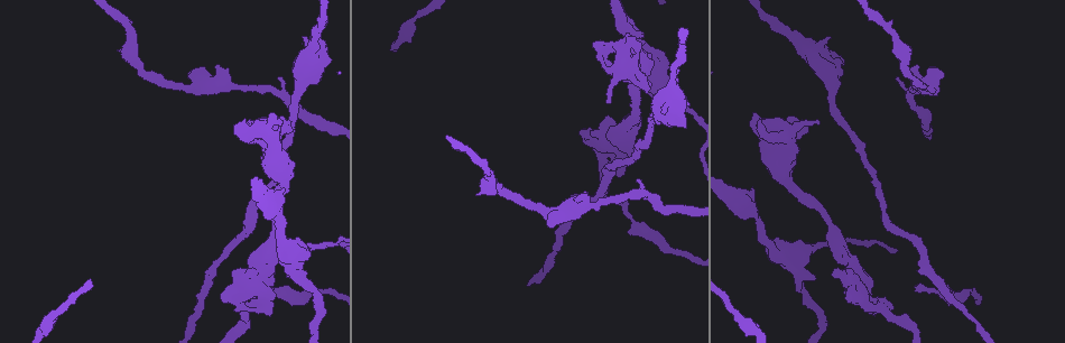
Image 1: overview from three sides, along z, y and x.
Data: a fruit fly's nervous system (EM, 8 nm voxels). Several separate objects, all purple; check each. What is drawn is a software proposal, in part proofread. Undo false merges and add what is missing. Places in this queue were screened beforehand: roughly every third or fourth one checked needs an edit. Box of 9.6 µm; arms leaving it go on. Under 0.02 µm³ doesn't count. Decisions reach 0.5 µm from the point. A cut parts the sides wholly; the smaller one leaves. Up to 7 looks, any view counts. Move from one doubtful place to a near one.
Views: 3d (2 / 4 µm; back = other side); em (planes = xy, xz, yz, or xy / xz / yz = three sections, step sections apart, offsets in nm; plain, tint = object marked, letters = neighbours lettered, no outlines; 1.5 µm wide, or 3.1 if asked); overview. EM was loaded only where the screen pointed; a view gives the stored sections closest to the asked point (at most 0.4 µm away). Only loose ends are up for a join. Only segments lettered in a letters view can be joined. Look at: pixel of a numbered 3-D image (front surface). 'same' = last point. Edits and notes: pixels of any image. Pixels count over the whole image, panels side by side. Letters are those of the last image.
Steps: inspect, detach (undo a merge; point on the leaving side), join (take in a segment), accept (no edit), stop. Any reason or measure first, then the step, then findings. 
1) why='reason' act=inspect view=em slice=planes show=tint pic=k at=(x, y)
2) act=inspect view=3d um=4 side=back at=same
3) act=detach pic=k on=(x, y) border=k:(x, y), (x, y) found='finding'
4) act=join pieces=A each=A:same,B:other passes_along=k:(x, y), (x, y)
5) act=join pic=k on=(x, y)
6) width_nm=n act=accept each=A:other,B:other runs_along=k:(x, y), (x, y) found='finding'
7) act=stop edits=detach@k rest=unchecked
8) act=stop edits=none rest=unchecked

why='thin end' act=inspect view=em slice=planes show=letters pic=1 at=(917, 287)

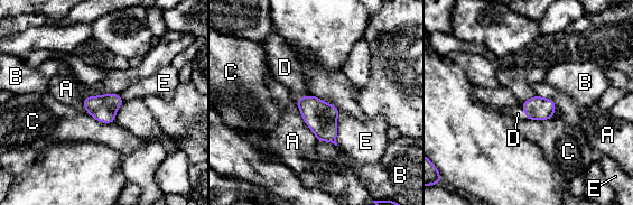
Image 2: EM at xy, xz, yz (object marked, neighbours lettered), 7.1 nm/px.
act=join pieces=D each=A:other,B:other,C:other,D:same,E:other passes_along=2:(320, 117), (303, 96), (285, 67) found='it goes on there'

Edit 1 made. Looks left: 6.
why='see it whole again' act=inspect view=overview

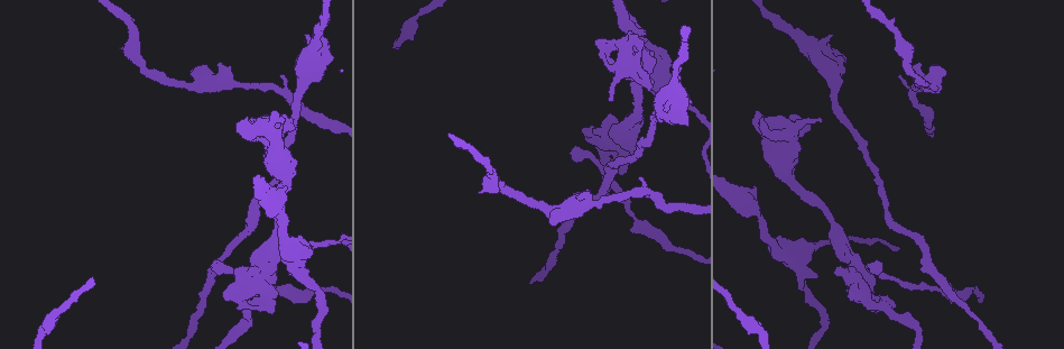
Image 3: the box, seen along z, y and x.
why='branch stops here' act=inspect view=em slice=xy step=8 show=letters pic=3 at=(281, 76)

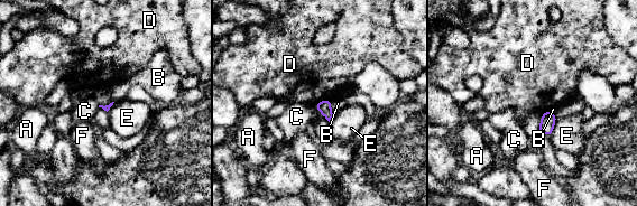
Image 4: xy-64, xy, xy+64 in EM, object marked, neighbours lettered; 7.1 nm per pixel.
why='another direction' act=inspect view=em slice=planes show=letters at=same

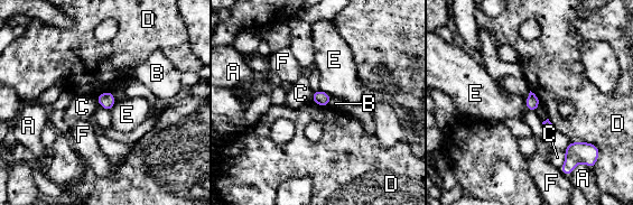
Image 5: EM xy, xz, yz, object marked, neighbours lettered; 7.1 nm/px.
act=accept each=A:other,B:other,C:other,D:other,E:other,F:other border=5:(570, 141), (586, 141), (595, 145) found='no lettered segment goes on from it'

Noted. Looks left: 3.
why='arms part here' act=inspect view=em slice=xz step=4 show=tint pic=3 at=(833, 76)

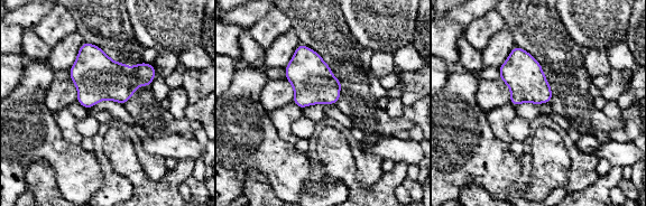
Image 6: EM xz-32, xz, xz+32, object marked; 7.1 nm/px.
why='another direction' act=inspect view=em slice=planes show=tint at=same

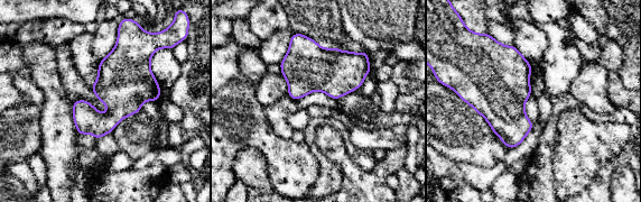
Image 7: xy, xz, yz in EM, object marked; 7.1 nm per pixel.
act=inspect view=em slice=planes show=letters at=same

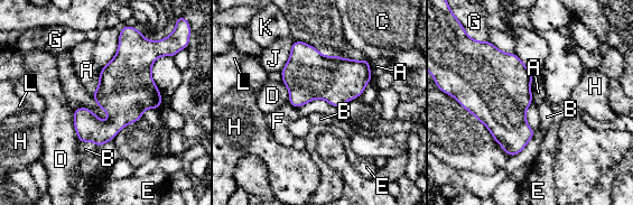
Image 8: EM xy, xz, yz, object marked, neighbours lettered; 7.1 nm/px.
act=accept each=A:other,B:other,C:other,D:other,E:other,F:other,G:other,H:other,J:other,K:other,L:other found='continuous, no second cell'

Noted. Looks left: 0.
act=stop edits=join@2 rest=unchecked

